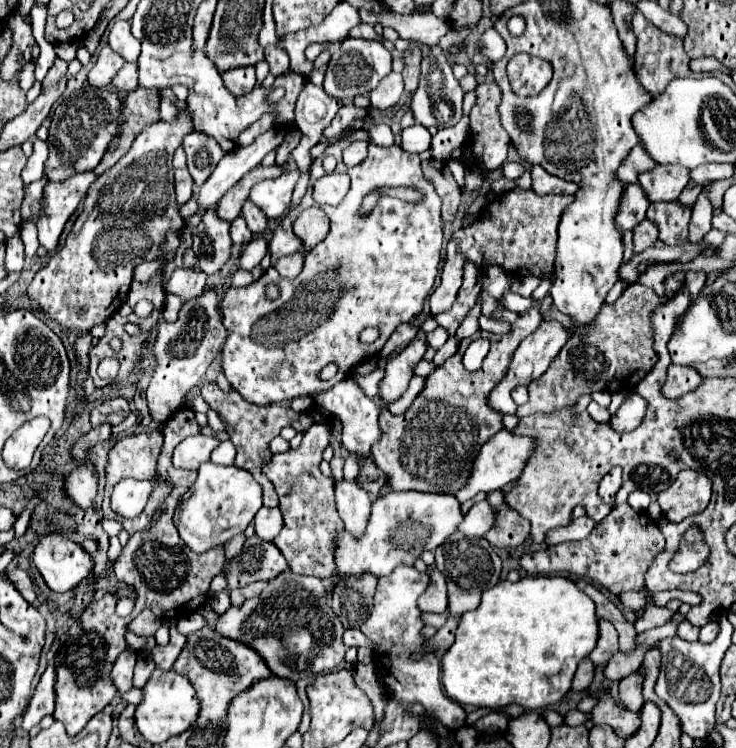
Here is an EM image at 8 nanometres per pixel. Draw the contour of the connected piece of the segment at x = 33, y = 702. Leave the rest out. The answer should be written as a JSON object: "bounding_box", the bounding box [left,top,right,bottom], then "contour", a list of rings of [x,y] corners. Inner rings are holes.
{"bounding_box":[22,665,54,731],"contour":[[[48,665],[48,669],[44,671],[32,699],[30,699],[30,707],[26,709],[22,727],[26,731],[30,731],[34,725],[40,723],[40,719],[44,715],[54,713],[54,665]]]}

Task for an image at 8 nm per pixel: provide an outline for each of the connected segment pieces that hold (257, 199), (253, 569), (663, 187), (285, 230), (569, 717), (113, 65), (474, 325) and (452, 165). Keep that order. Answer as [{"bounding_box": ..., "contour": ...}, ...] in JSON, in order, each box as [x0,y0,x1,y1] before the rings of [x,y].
[{"bounding_box":[250,171,300,219],"contour":[[[286,171],[284,175],[276,179],[262,181],[252,187],[250,201],[258,205],[258,209],[262,209],[262,213],[268,219],[278,219],[288,211],[290,197],[292,197],[298,177],[300,177],[298,171]]]},{"bounding_box":[226,535,288,589],"contour":[[[254,535],[252,539],[246,539],[242,553],[230,563],[230,571],[226,573],[228,589],[246,587],[252,581],[270,581],[286,569],[288,563],[278,547],[274,543],[260,541]]]},{"bounding_box":[638,165,688,201],"contour":[[[656,165],[650,171],[638,175],[646,197],[650,201],[676,201],[682,189],[688,185],[688,169],[680,165]]]},{"bounding_box":[270,181,314,263],"contour":[[[312,181],[308,183],[310,187],[308,187],[308,191],[306,191],[306,195],[304,195],[304,199],[302,199],[302,203],[300,203],[300,207],[298,209],[294,209],[294,211],[290,211],[282,221],[280,221],[280,225],[276,227],[276,231],[274,231],[274,235],[272,235],[272,241],[270,241],[270,251],[272,251],[272,263],[276,263],[280,257],[284,257],[284,255],[292,255],[294,251],[298,251],[300,249],[300,239],[294,235],[294,231],[292,231],[292,223],[296,221],[296,217],[306,209],[306,207],[310,207],[310,205],[314,205],[314,199],[312,199]]]},{"bounding_box":[564,709,590,725],"contour":[[[572,709],[572,711],[568,711],[568,713],[564,715],[564,725],[584,725],[584,721],[586,721],[588,717],[590,717],[588,713],[580,713],[580,711]]]},{"bounding_box":[88,45,124,87],"contour":[[[106,45],[100,51],[100,57],[98,57],[96,65],[88,73],[88,85],[92,85],[92,87],[108,87],[112,77],[118,73],[118,69],[122,69],[122,65],[124,65],[122,57],[116,55],[114,51],[110,51],[110,47]]]},{"bounding_box":[456,305,480,339],"contour":[[[476,305],[470,311],[470,315],[462,321],[462,325],[458,327],[458,331],[456,331],[456,337],[458,339],[468,339],[468,337],[472,337],[478,331],[478,315],[480,315],[480,307]]]},{"bounding_box":[446,159,466,188],"contour":[[[449,159],[449,161],[446,162],[446,165],[448,165],[448,168],[452,172],[458,185],[462,188],[464,185],[466,174],[465,166],[459,161],[455,161],[453,159]]]}]

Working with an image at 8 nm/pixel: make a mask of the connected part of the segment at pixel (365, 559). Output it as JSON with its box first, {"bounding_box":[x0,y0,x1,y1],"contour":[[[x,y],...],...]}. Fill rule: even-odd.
{"bounding_box":[328,491,464,593],"contour":[[[382,491],[382,495],[372,503],[372,515],[362,539],[354,539],[348,531],[338,533],[336,539],[336,573],[332,575],[328,593],[332,585],[338,581],[338,575],[352,573],[362,575],[364,571],[372,571],[376,577],[390,575],[398,565],[414,565],[424,549],[434,551],[442,545],[462,523],[464,515],[460,511],[460,503],[454,495],[446,493],[396,493]]]}

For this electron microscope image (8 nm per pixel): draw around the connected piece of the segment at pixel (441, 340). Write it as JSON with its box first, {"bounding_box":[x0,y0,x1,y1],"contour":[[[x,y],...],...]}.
{"bounding_box":[426,326,448,350],"contour":[[[438,326],[435,330],[426,334],[426,340],[436,350],[440,349],[448,340],[448,332],[445,328]]]}

